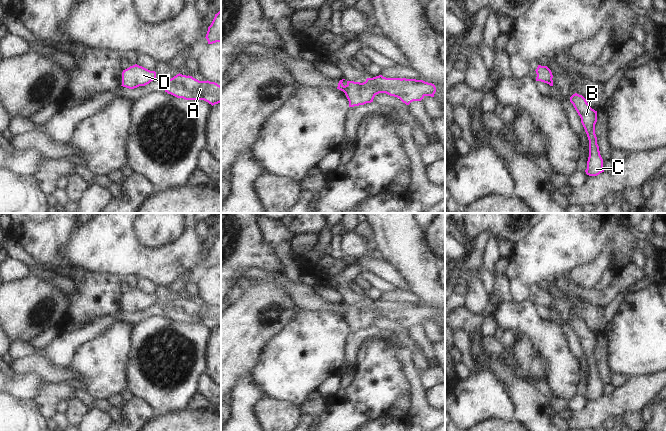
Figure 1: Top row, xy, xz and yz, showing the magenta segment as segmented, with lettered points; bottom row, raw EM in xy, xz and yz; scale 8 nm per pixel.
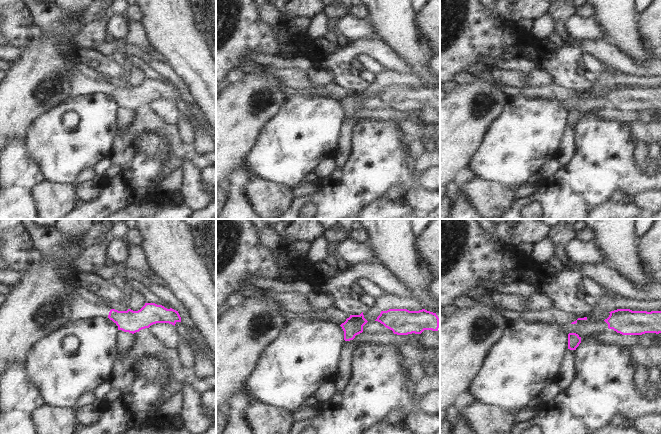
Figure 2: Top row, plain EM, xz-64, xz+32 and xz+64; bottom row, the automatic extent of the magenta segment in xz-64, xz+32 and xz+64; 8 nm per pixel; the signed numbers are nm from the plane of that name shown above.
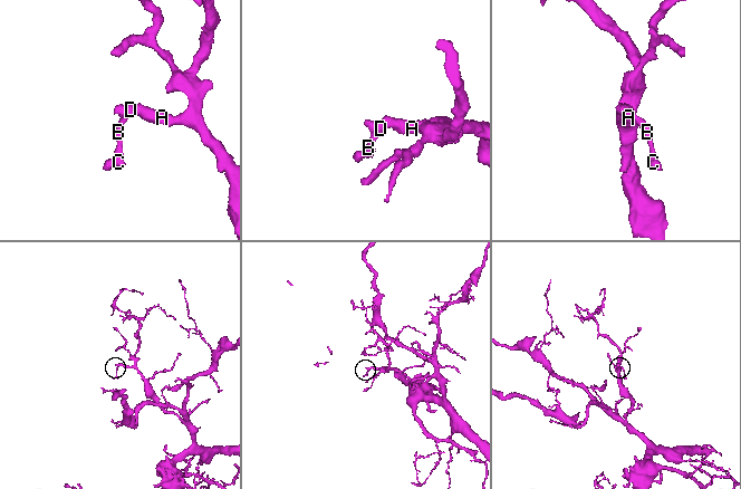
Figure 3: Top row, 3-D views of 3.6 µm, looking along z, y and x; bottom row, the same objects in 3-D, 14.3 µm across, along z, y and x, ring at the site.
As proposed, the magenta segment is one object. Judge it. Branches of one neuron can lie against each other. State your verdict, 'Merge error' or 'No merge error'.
No merge error.

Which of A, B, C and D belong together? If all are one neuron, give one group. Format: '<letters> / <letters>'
A B C D

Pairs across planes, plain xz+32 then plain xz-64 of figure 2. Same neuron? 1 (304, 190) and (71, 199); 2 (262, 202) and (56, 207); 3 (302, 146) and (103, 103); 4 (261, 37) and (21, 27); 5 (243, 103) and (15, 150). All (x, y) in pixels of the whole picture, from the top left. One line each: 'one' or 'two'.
1: two
2: one
3: one
4: one
5: two

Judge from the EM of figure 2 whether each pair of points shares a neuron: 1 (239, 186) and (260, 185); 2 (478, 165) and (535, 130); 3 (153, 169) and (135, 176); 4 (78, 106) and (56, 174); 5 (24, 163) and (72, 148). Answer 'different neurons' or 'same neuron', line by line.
1: different neurons
2: same neuron
3: same neuron
4: same neuron
5: different neurons

